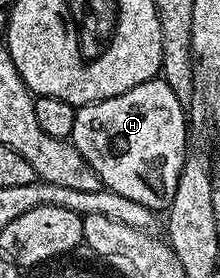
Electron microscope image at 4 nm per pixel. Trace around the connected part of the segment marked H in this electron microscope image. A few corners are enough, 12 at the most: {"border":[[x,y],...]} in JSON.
{"border":[[162,78],[76,107],[69,139],[106,191],[177,194],[185,105]]}

